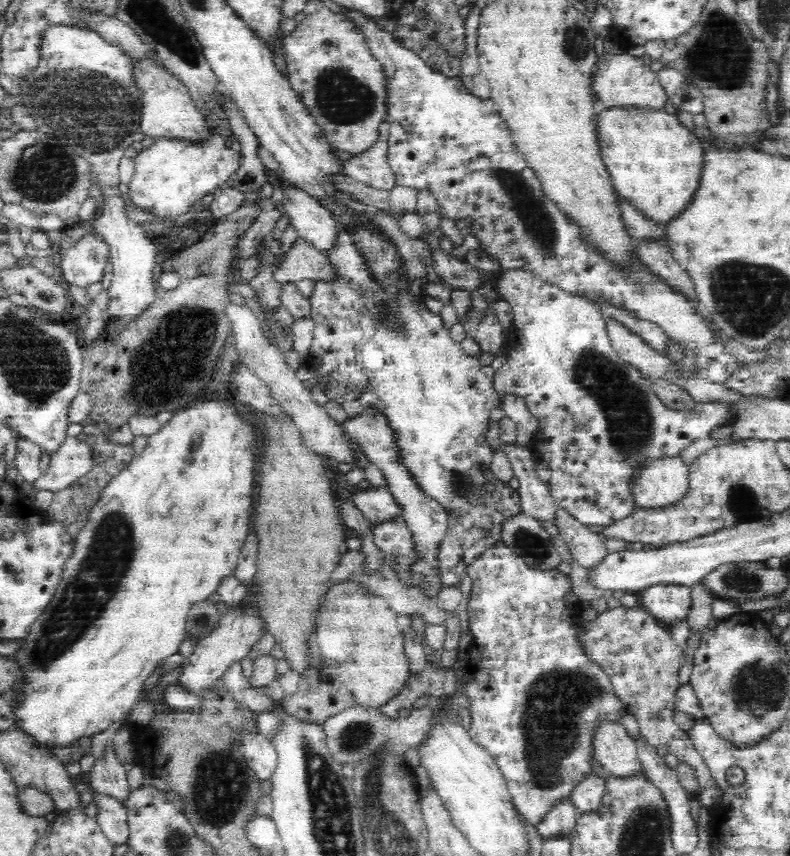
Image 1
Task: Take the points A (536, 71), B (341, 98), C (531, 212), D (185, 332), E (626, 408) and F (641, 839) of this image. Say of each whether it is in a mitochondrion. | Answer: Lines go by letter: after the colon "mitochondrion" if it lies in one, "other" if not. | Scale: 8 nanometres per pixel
A: other
B: mitochondrion
C: mitochondrion
D: mitochondrion
E: mitochondrion
F: mitochondrion

